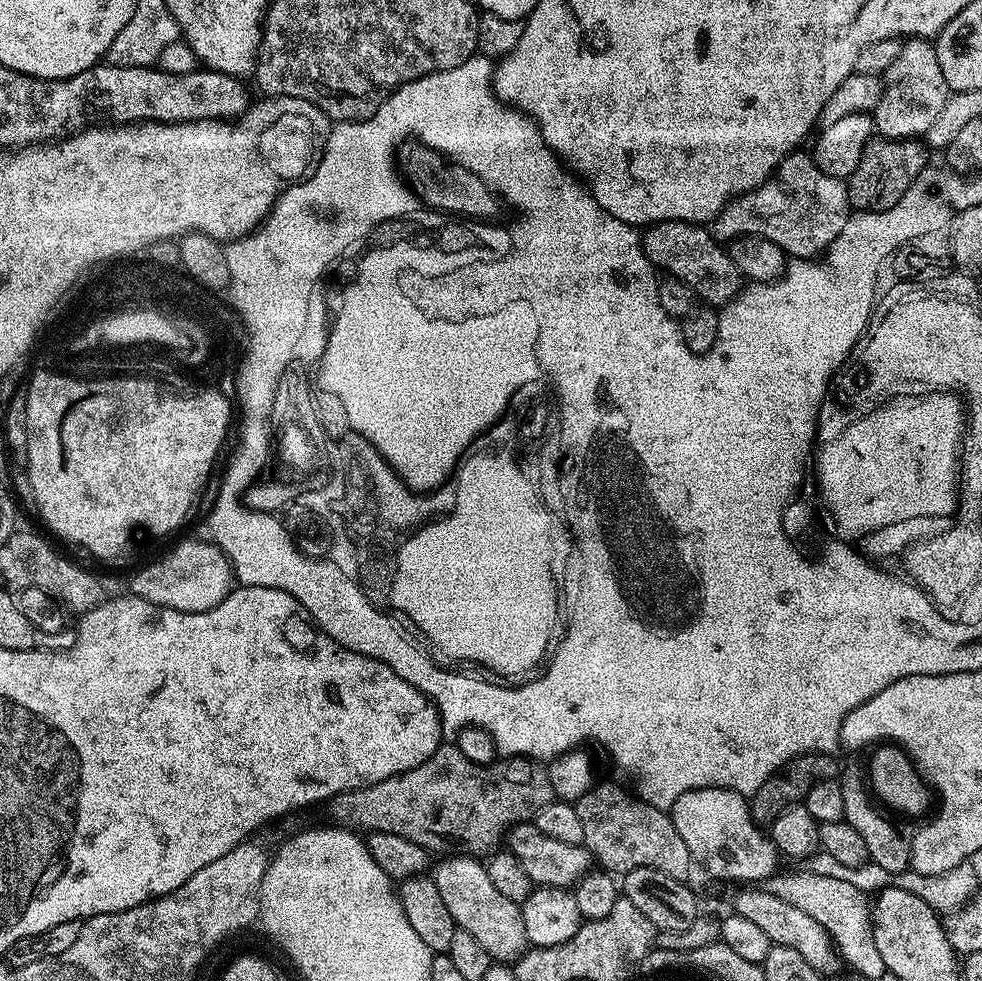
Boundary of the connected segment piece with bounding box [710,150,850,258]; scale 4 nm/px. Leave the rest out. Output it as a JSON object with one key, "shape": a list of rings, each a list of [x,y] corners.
{"shape":[[[797,150],[776,167],[767,182],[730,201],[711,221],[710,231],[721,242],[761,236],[782,246],[789,257],[816,258],[819,252],[824,254],[831,249],[849,215],[847,183],[841,177],[826,174],[809,153],[807,156],[804,150]]]}

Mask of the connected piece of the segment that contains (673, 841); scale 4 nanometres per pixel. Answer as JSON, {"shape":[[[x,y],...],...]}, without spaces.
{"shape":[[[593,783],[592,789],[575,801],[578,818],[582,822],[583,847],[588,849],[593,861],[606,872],[623,874],[639,868],[653,868],[662,870],[662,874],[670,874],[670,878],[687,881],[692,868],[694,869],[694,861],[690,850],[686,850],[686,842],[682,842],[677,821],[672,821],[668,817],[671,815],[663,808],[651,808],[645,802],[636,802],[630,800],[616,784]]]}

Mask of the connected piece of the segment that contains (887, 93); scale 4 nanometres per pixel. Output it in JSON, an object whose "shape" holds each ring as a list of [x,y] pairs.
{"shape":[[[922,38],[905,39],[901,54],[882,75],[884,90],[874,113],[874,128],[885,140],[914,140],[927,137],[950,95],[935,47]]]}

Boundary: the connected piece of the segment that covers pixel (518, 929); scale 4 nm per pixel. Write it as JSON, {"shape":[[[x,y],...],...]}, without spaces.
{"shape":[[[448,854],[441,860],[444,861],[434,871],[434,879],[456,927],[466,930],[466,934],[480,943],[493,961],[515,962],[530,947],[520,905],[510,902],[510,898],[505,898],[494,887],[487,867],[479,859],[467,854]]]}

